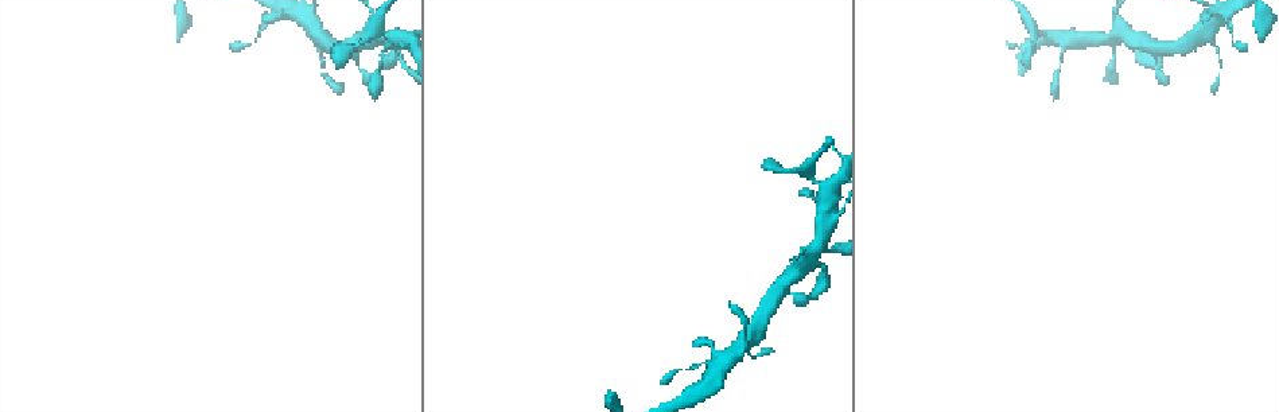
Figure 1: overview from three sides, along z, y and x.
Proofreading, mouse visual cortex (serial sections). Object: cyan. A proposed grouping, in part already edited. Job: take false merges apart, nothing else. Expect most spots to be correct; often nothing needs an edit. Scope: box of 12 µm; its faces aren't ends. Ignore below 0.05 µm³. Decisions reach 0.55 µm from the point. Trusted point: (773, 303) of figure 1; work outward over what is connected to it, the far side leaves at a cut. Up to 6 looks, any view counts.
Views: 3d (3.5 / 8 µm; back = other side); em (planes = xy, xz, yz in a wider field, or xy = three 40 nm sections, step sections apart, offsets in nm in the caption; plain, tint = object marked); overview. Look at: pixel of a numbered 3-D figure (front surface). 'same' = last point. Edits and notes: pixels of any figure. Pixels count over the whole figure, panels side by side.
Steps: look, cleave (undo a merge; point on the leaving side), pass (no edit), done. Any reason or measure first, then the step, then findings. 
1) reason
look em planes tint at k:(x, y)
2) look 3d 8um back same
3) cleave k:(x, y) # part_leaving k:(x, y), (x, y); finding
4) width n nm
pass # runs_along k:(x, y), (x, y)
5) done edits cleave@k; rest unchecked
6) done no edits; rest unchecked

four arms meet
look 3d 3.5um back at 1:(1121, 32)

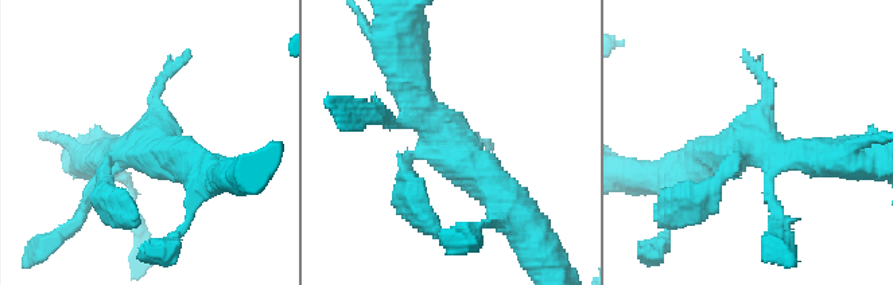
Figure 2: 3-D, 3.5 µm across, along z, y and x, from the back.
now the EM
look em xy step 5 tint at 2:(144, 144)

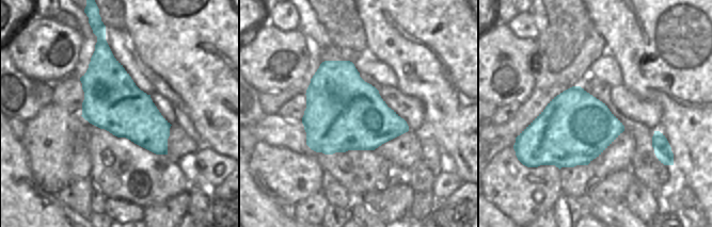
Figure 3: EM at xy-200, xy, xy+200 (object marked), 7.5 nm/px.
width 550 nm
pass # runs_along 2:(508, 203), (422, 110), (406, 69); one cell here

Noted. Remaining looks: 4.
look 3d 3.5um at 1:(790, 168)

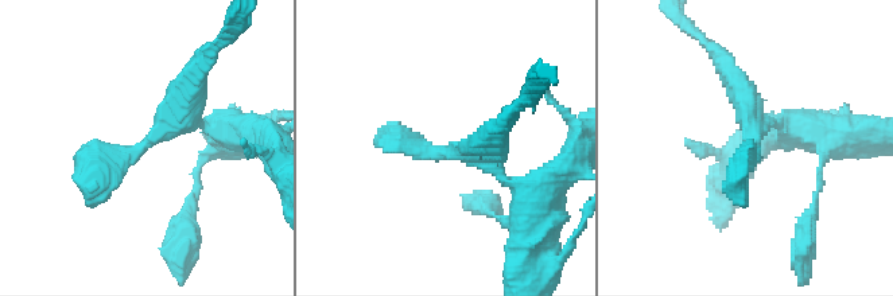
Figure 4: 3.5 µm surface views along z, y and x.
now the EM
look em xy step 3 tint at 4:(441, 153)

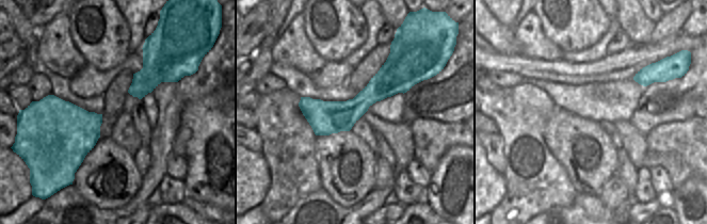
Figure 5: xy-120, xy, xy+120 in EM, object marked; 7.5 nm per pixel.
pass # runs_along 4:(507, 182), (478, 151), (375, 147); one cell here

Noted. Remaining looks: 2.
branch point
look 3d 3.5um at 1:(728, 362)

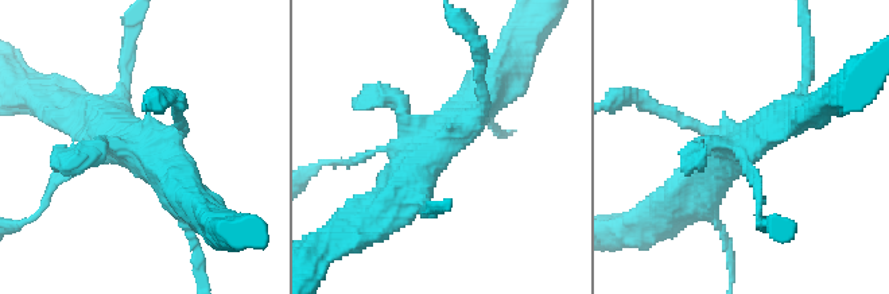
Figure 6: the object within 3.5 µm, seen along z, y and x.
need the tissue
look em xy step 1 tint at 6:(140, 143)

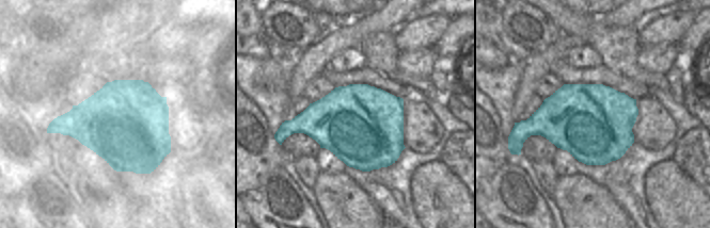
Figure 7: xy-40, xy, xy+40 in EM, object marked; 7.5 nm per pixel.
width 600 nm
pass # runs_along 6:(495, 89), (391, 202); continuous, no second cell

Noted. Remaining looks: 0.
done no edits; rest unchecked

